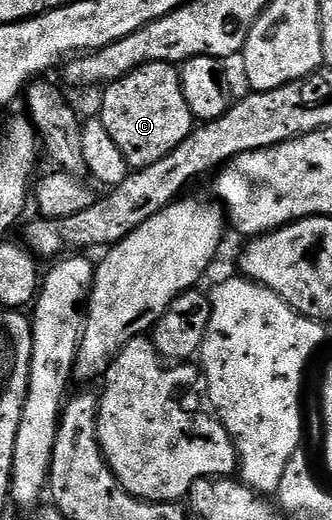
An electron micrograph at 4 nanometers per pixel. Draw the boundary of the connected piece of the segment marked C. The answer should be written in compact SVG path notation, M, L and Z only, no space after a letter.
M148 62L116 82L107 83L104 92L98 120L106 132L110 132L110 140L118 144L118 152L122 152L126 164L133 171L158 164L158 160L174 152L174 148L178 148L194 128L186 96L182 96L180 71L173 63Z

